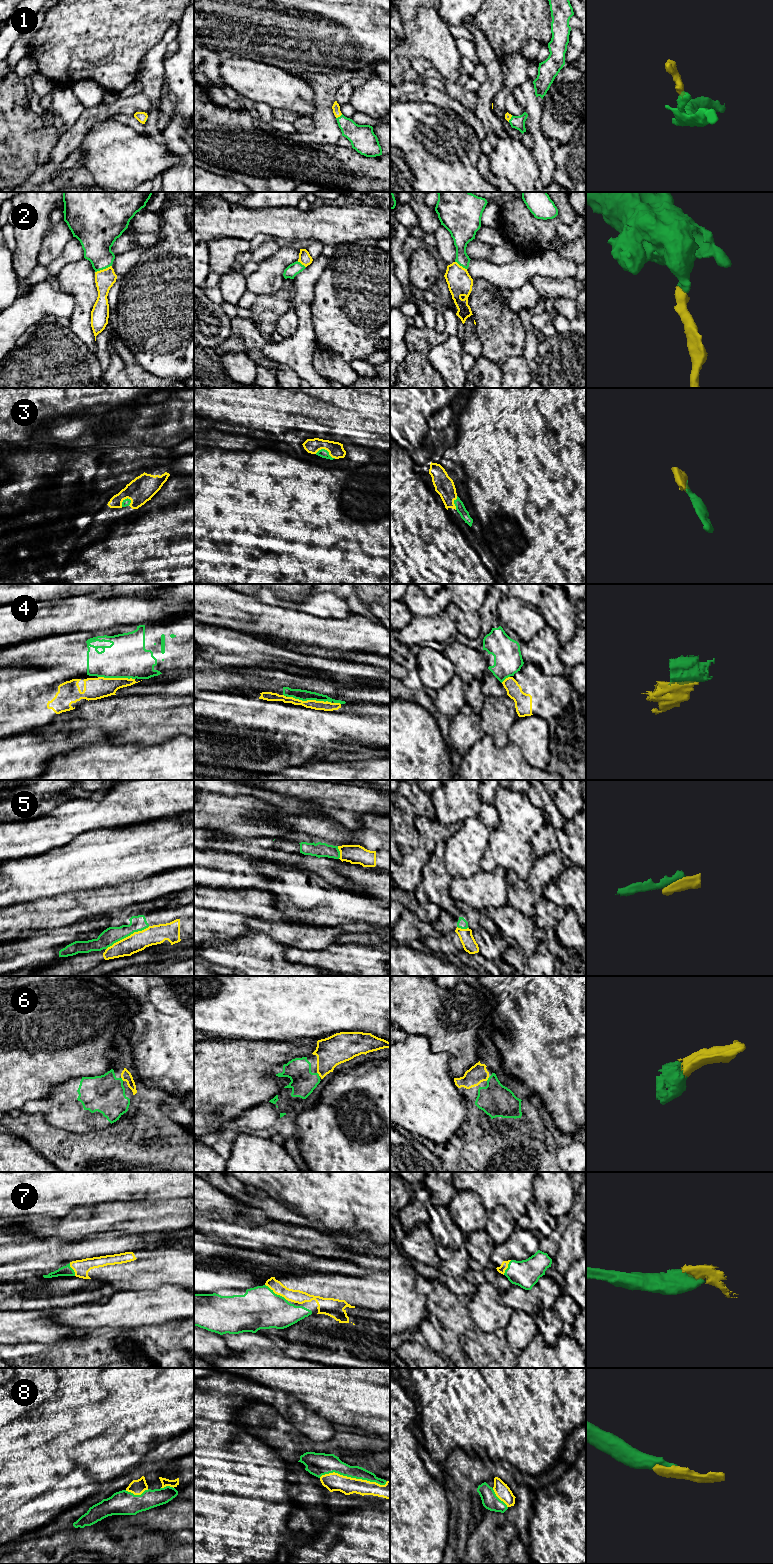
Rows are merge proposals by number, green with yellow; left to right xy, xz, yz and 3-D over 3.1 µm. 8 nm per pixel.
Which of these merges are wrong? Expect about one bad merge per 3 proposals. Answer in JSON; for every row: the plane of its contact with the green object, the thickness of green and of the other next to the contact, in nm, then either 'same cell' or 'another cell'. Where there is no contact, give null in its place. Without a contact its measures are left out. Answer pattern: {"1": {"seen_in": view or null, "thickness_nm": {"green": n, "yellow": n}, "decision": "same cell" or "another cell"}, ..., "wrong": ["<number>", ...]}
{"1": {"seen_in": "xz", "thickness_nm": {"green": 200, "yellow": 60}, "decision": "same cell"}, "2": {"seen_in": "xy", "thickness_nm": {"green": 260, "yellow": 160}, "decision": "same cell"}, "3": {"seen_in": "xz", "thickness_nm": {"green": 70, "yellow": 120}, "decision": "same cell"}, "4": {"seen_in": "xz", "thickness_nm": {"green": 90, "yellow": 80}, "decision": "another cell"}, "5": {"seen_in": "xy", "thickness_nm": {"green": 140, "yellow": 160}, "decision": "another cell"}, "6": {"seen_in": "yz", "thickness_nm": {"green": 260, "yellow": 150}, "decision": "same cell"}, "7": {"seen_in": "xz", "thickness_nm": {"green": 340, "yellow": 110}, "decision": "same cell"}, "8": {"seen_in": "xz", "thickness_nm": {"green": 160, "yellow": 140}, "decision": "same cell"}, "wrong": ["4", "5"]}

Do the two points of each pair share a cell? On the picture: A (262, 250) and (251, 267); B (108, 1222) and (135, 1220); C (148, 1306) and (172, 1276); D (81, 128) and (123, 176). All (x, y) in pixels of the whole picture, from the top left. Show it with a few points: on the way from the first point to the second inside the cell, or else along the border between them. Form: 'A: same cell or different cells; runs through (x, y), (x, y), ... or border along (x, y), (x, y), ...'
A: different cells; border along (235, 260), (240, 264), (257, 263)
B: same cell; runs through (115, 1219), (128, 1219)
C: different cells; border along (183, 1286), (160, 1285), (155, 1288), (142, 1290)
D: different cells; border along (104, 119), (96, 122), (90, 128), (78, 146)

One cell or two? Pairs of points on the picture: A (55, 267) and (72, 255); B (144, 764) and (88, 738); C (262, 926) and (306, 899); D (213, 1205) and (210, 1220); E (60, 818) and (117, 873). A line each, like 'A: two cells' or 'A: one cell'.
A: one cell
B: two cells
C: two cells
D: two cells
E: two cells

